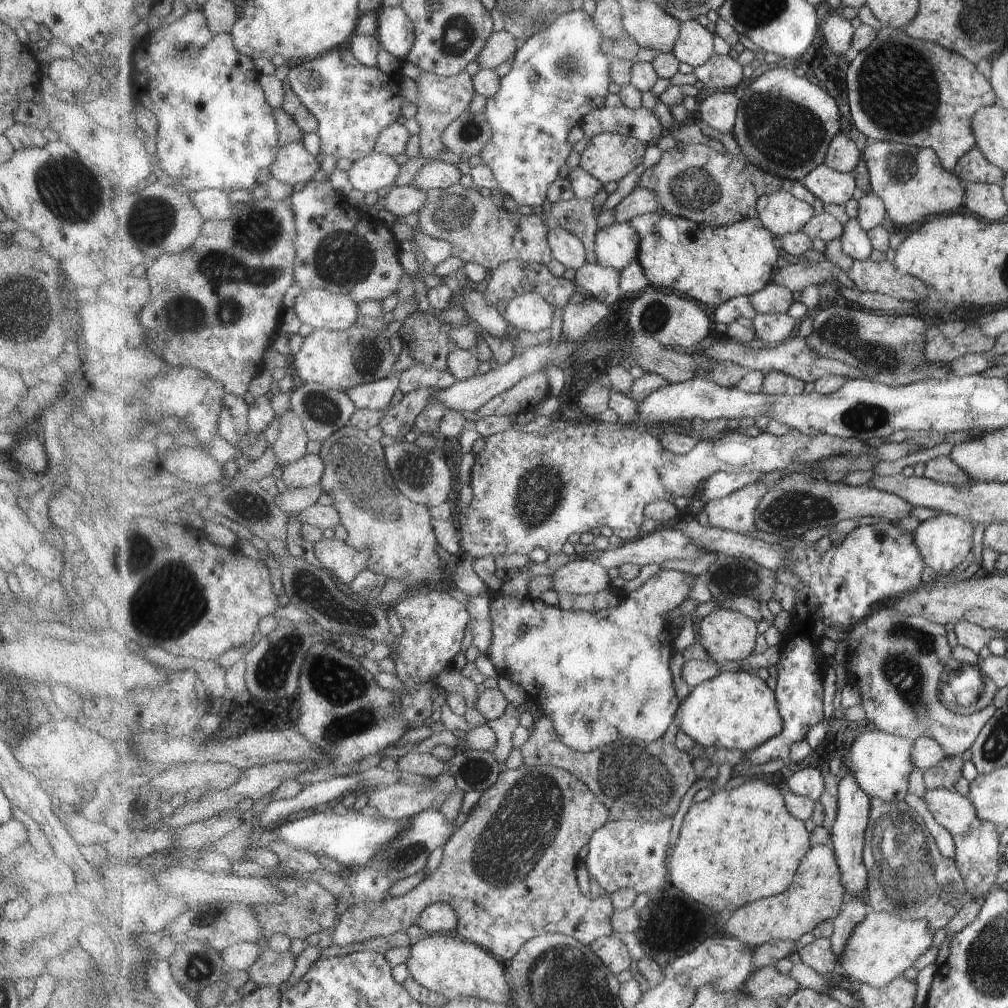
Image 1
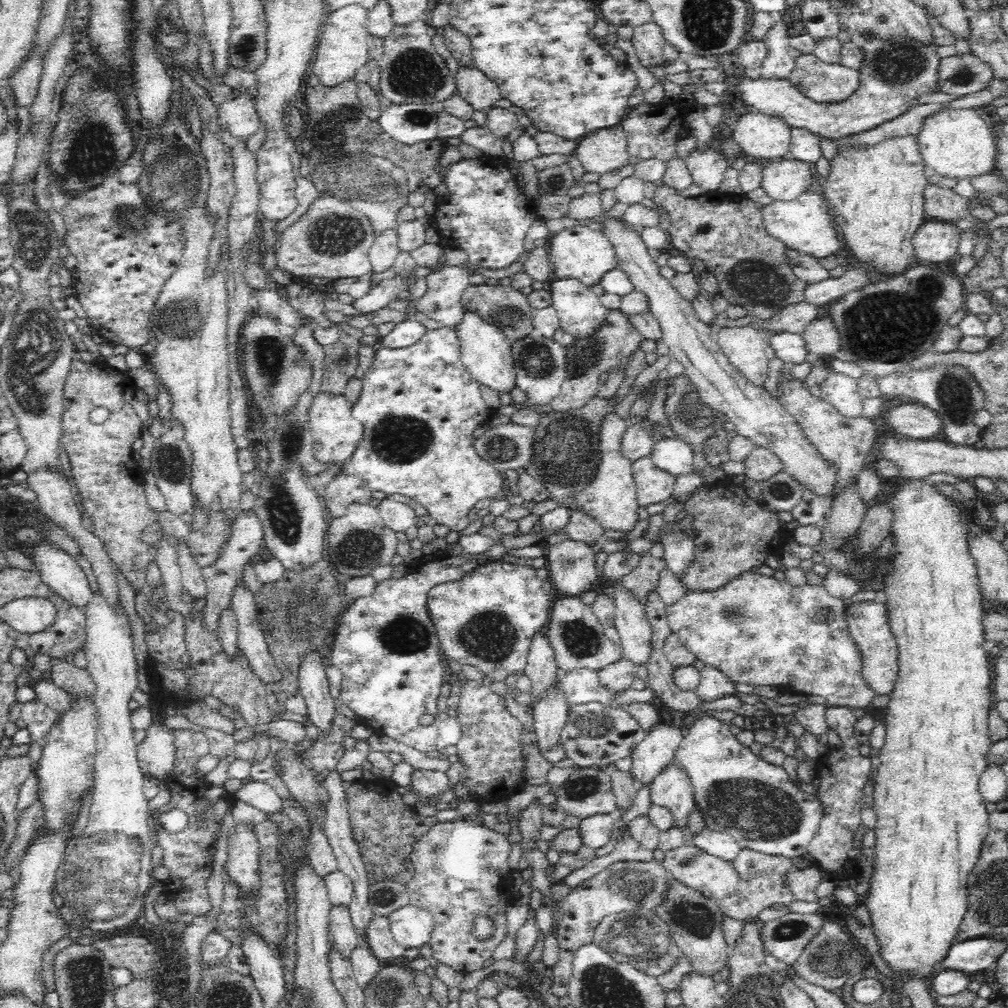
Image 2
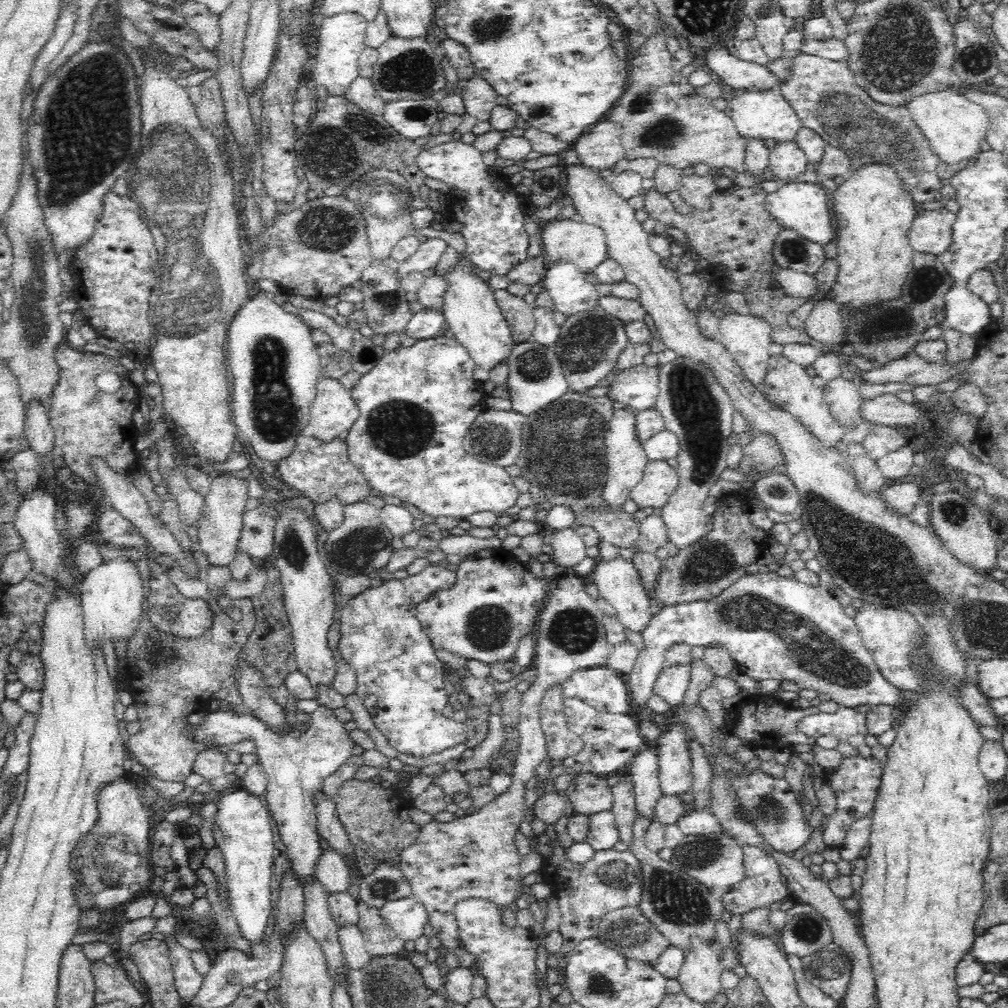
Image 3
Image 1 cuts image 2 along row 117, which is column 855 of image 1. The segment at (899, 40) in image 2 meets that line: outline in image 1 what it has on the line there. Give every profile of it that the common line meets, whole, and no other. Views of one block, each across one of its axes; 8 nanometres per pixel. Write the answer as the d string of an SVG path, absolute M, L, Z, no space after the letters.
M849 768L840 776L838 791L838 818L832 831L832 844L834 854L838 860L838 866L842 872L842 882L846 890L858 897L865 904L870 900L870 875L864 862L864 850L866 847L866 833L870 826L870 815L872 810L872 798L859 785L858 778Z

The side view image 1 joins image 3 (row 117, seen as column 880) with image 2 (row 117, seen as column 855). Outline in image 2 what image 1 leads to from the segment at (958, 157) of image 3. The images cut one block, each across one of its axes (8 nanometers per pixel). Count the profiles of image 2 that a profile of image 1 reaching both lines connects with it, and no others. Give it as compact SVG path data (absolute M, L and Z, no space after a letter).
M942 110L926 118L924 128L917 138L923 161L930 173L956 179L956 182L996 173L996 138L990 125L982 120L975 110Z

